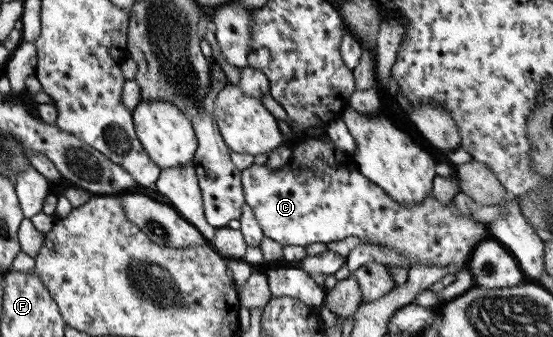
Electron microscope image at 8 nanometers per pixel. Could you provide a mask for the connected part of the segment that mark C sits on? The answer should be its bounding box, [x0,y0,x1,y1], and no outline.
[242,134,491,266]

